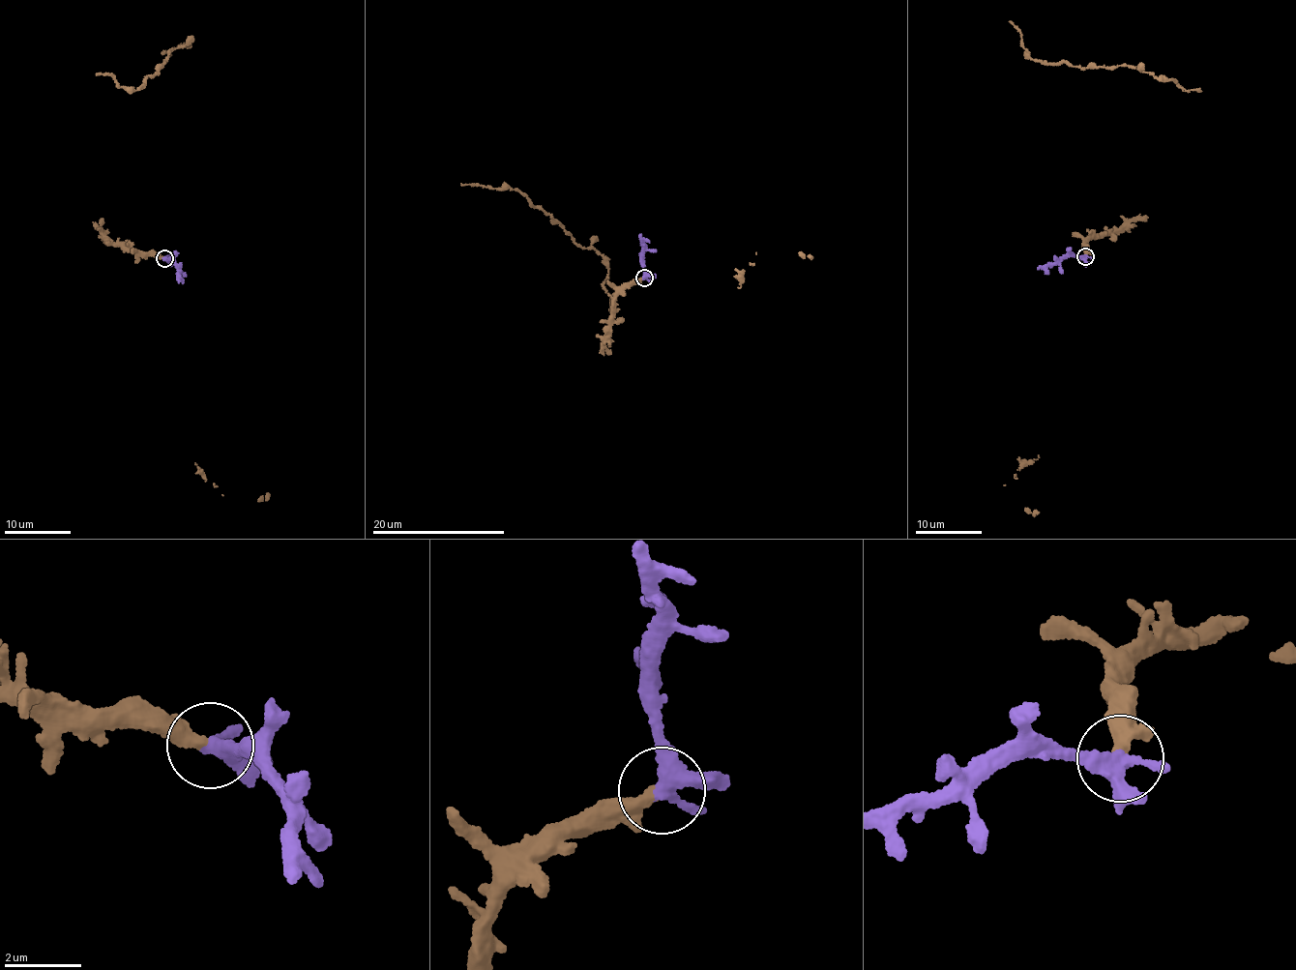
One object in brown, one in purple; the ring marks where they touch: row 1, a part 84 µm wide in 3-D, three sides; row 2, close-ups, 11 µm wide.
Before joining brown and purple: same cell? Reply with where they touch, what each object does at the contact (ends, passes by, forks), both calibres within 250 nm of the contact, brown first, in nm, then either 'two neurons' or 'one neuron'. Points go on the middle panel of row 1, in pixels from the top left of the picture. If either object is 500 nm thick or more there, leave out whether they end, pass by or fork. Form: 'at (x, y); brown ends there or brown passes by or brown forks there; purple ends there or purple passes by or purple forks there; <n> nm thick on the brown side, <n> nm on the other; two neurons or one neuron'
at (644, 278); brown ends there; purple forks there; 360 nm thick on the brown side, 320 nm on the other; one neuron

